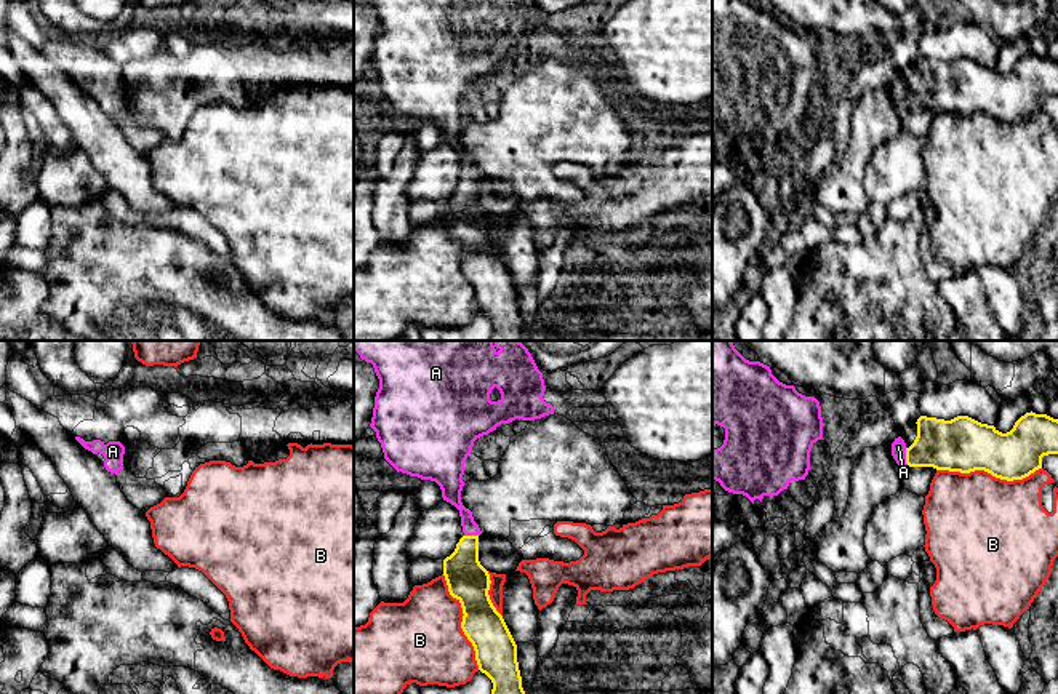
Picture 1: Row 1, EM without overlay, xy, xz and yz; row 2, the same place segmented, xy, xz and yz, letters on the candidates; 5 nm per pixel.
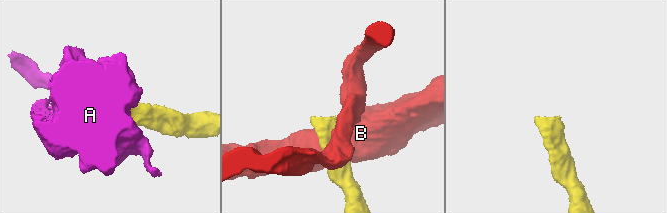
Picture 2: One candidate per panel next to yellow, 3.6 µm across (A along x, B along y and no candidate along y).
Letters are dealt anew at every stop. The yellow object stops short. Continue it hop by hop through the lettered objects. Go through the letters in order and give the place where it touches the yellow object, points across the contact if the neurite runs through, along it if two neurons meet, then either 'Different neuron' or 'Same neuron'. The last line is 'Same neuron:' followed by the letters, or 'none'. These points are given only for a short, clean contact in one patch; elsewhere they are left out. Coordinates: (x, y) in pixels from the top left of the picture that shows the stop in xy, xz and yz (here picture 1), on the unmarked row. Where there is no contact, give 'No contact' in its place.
A: Touches yellow at yz (906, 99). Path across: yz (954, 87), (935, 87), (906, 99), (898, 88). Same neuron
B: Touches yellow at yz (988, 114). Different neuron
Same neuron: A

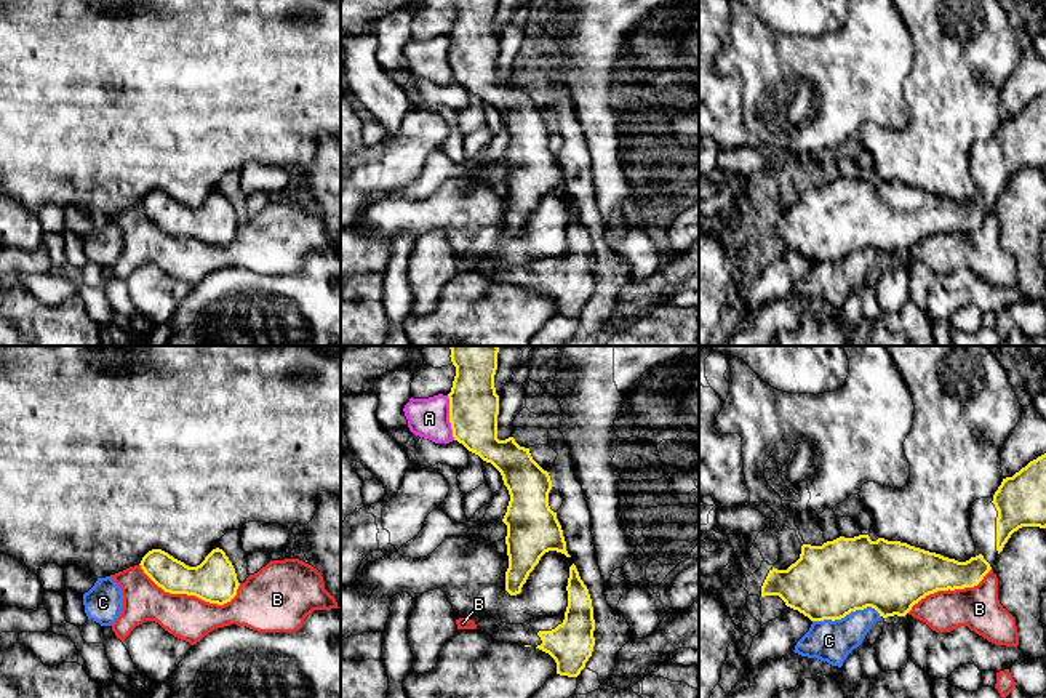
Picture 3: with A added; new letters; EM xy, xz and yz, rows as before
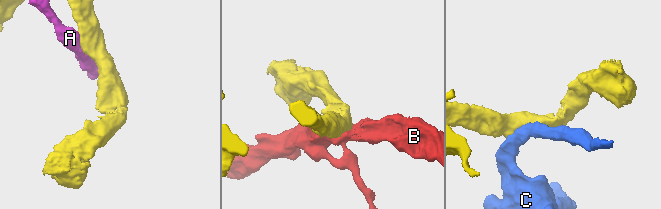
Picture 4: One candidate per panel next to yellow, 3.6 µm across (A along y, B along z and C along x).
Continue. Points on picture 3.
A: Touches yellow at xz (450, 60). Different neuron
B: Touches yellow at xy (191, 236). Different neuron
C: Touches yellow at yz (846, 255). Different neuron
Same neuron: none

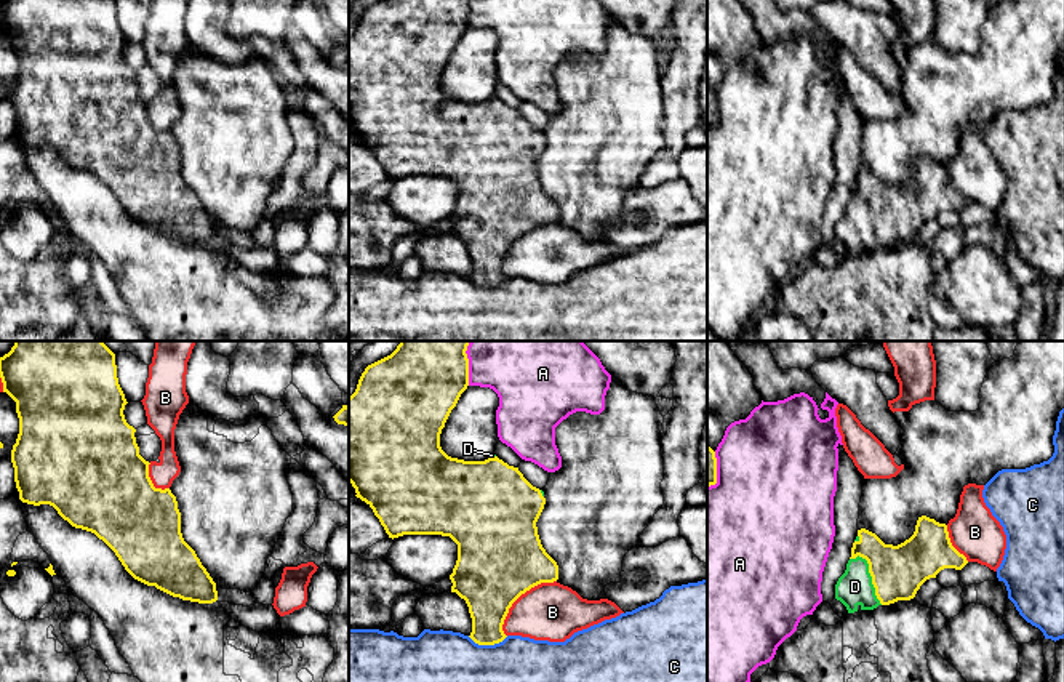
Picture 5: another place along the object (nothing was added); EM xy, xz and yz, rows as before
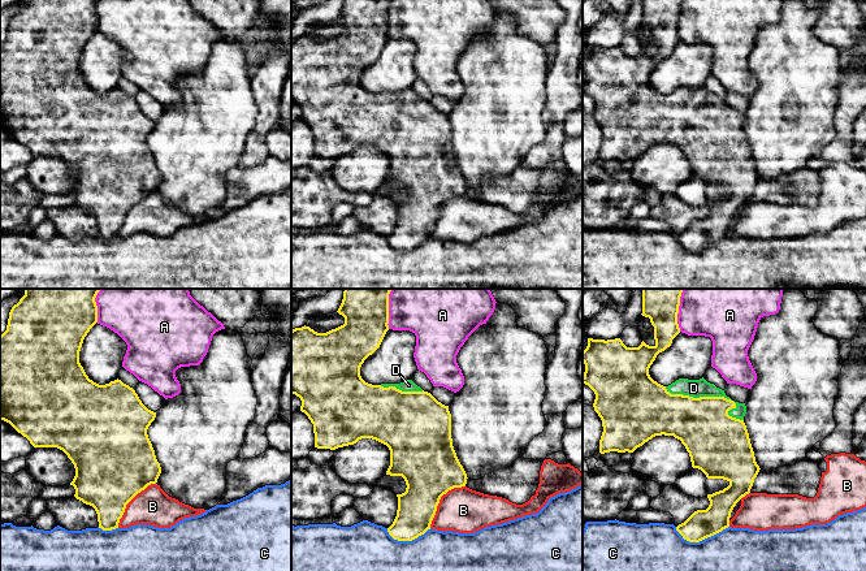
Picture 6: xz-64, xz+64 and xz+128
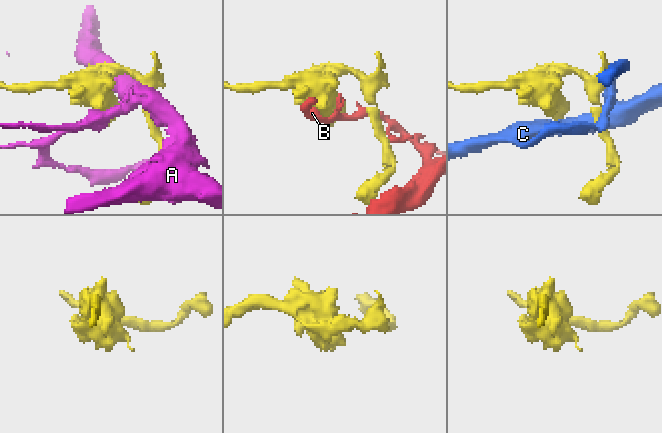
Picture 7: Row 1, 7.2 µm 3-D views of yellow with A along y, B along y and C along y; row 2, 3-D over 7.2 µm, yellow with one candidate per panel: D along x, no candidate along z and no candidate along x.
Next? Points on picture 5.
A: Touches yellow at xz (468, 13). Different neuron
B: Touches yellow at xz (517, 239). Different neuron
C: Touches yellow at xz (488, 285). Different neuron
D: Touches yellow at yz (871, 216). Same neuron
Same neuron: D

